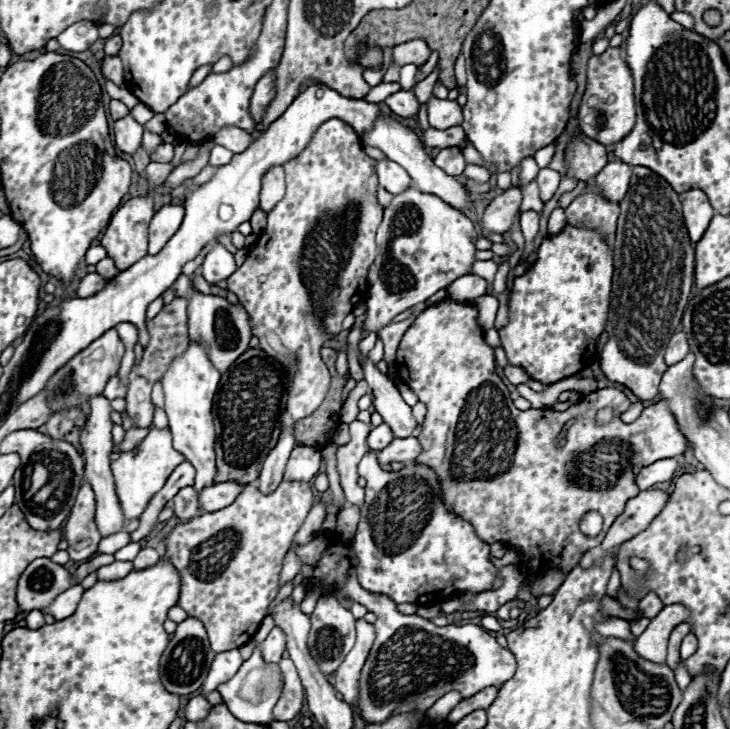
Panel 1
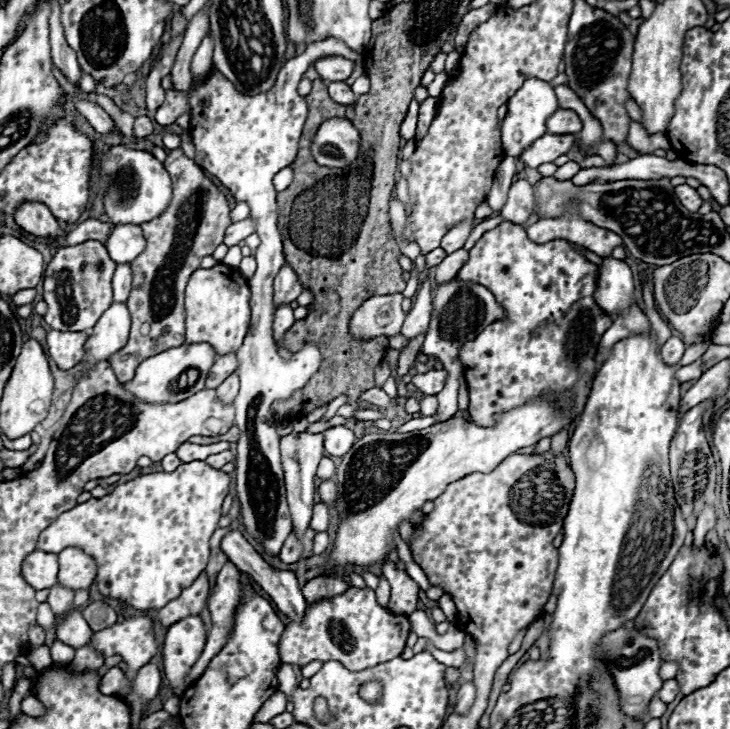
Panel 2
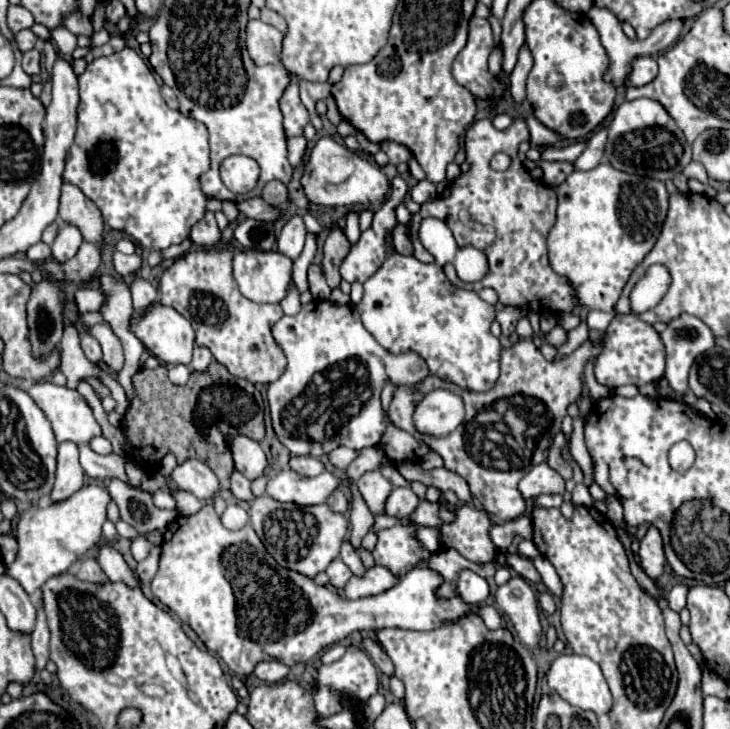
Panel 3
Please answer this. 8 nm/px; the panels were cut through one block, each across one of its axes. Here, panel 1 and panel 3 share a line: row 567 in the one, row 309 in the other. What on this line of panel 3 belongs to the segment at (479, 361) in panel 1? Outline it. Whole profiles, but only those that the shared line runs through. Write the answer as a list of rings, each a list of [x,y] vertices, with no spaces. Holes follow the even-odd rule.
[[[490,118],[474,122],[466,132],[466,156],[470,160],[470,170],[466,174],[460,174],[450,184],[448,196],[436,196],[420,206],[420,212],[412,214],[408,224],[408,236],[414,246],[414,258],[420,262],[434,262],[432,256],[424,250],[424,246],[418,240],[418,226],[420,220],[426,216],[440,218],[448,224],[452,230],[458,248],[470,244],[478,250],[482,250],[488,256],[490,272],[484,276],[484,280],[472,284],[474,292],[480,292],[482,288],[490,286],[498,292],[498,298],[506,306],[514,308],[528,308],[538,314],[546,312],[566,312],[572,314],[578,306],[576,290],[572,290],[572,282],[568,278],[556,274],[548,262],[548,250],[546,250],[546,236],[556,220],[556,206],[558,198],[556,192],[550,186],[536,184],[528,170],[518,160],[518,142],[528,138],[528,128],[522,118],[516,118],[506,130],[496,130]],[[502,152],[506,152],[512,158],[512,164],[506,172],[496,172],[490,168],[488,160]]]

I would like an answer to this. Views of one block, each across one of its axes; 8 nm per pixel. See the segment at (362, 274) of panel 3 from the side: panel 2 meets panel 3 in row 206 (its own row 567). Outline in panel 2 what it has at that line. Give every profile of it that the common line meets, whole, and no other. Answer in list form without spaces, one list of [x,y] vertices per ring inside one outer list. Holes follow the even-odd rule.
[[[384,560],[382,564],[382,576],[390,582],[392,586],[392,596],[388,602],[388,608],[396,614],[404,614],[410,616],[416,610],[416,602],[418,602],[418,584],[404,572],[398,570],[394,562]]]

